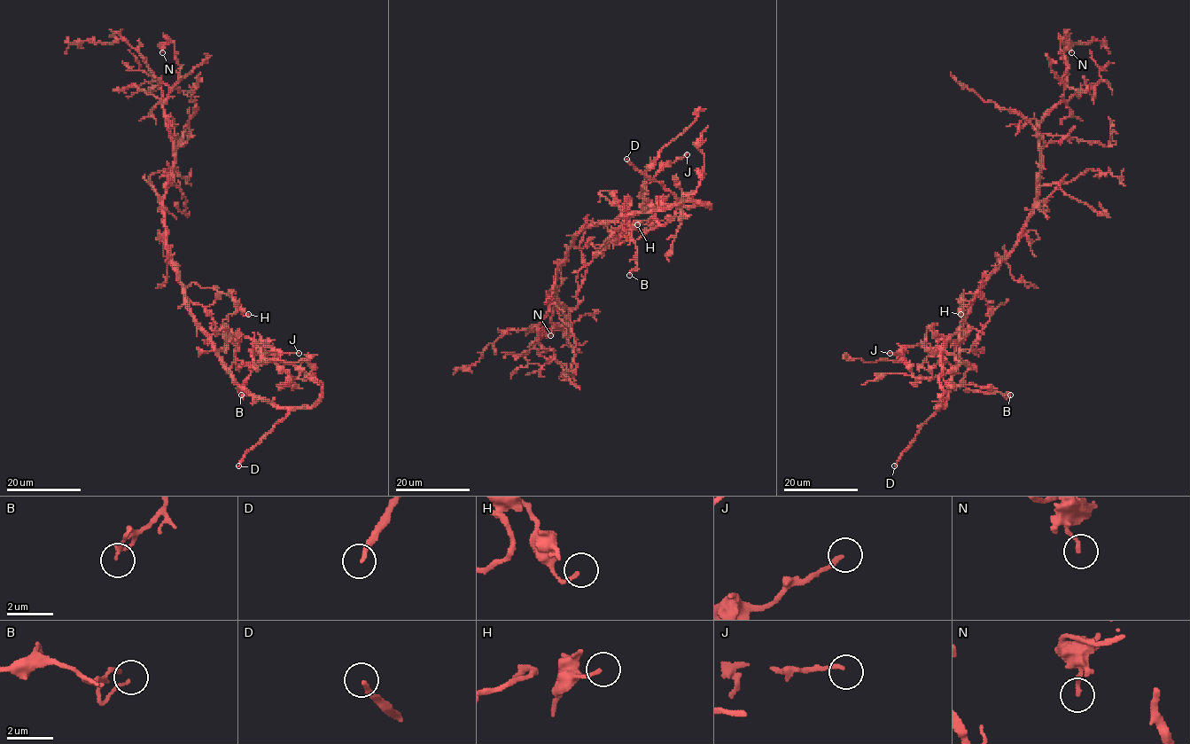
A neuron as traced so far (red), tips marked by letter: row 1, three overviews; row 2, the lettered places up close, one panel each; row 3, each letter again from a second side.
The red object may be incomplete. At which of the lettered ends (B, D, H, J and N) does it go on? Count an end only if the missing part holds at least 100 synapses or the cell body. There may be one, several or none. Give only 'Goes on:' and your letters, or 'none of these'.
Goes on: D

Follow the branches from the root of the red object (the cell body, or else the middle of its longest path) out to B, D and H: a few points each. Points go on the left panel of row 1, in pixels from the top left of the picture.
B: (172, 268), (214, 348), (227, 348), (222, 328), (239, 332), (268, 360), (241, 395)
D: (172, 268), (182, 285), (190, 313), (211, 342), (223, 368), (245, 389), (289, 411), (245, 454), (238, 465)
H: (172, 268), (185, 287), (195, 283), (203, 288), (214, 288), (229, 294), (240, 304), (243, 313), (248, 314)

